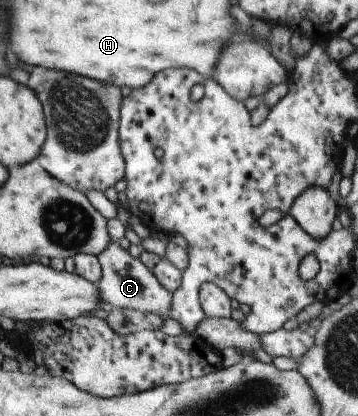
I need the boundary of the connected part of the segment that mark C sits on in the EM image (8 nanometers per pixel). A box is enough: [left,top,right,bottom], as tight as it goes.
[94,244,172,319]

